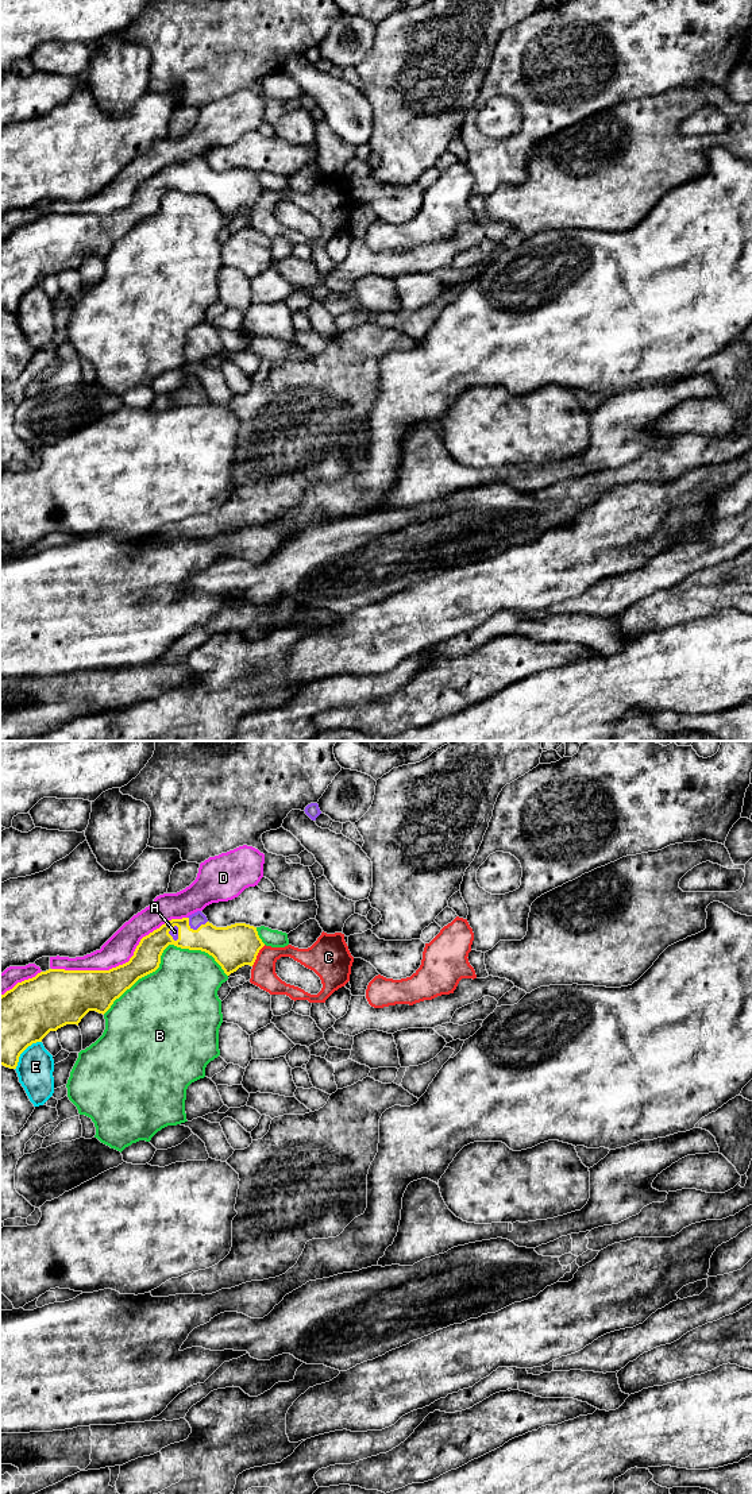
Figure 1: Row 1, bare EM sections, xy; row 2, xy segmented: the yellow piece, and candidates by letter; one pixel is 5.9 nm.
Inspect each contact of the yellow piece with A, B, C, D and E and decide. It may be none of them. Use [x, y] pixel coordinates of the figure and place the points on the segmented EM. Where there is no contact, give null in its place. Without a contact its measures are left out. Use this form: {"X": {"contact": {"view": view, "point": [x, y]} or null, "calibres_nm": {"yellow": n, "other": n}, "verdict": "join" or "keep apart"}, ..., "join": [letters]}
{"A": {"contact": {"view": "xy", "point": [195, 930]}, "calibres_nm": {"yellow": 260, "other": 90}, "verdict": "join"}, "B": {"contact": {"view": "xy", "point": [161, 954]}, "calibres_nm": {"yellow": 170, "other": 400}, "verdict": "keep apart"}, "C": {"contact": {"view": "xy", "point": [257, 954]}, "calibres_nm": {"yellow": 260, "other": 150}, "verdict": "keep apart"}, "D": {"contact": {"view": "xy", "point": [123, 964]}, "calibres_nm": {"yellow": 240, "other": 170}, "verdict": "keep apart"}, "E": {"contact": {"view": "xy", "point": [23, 1050]}, "calibres_nm": {"yellow": 380, "other": 220}, "verdict": "keep apart"}, "join": ["A"]}

